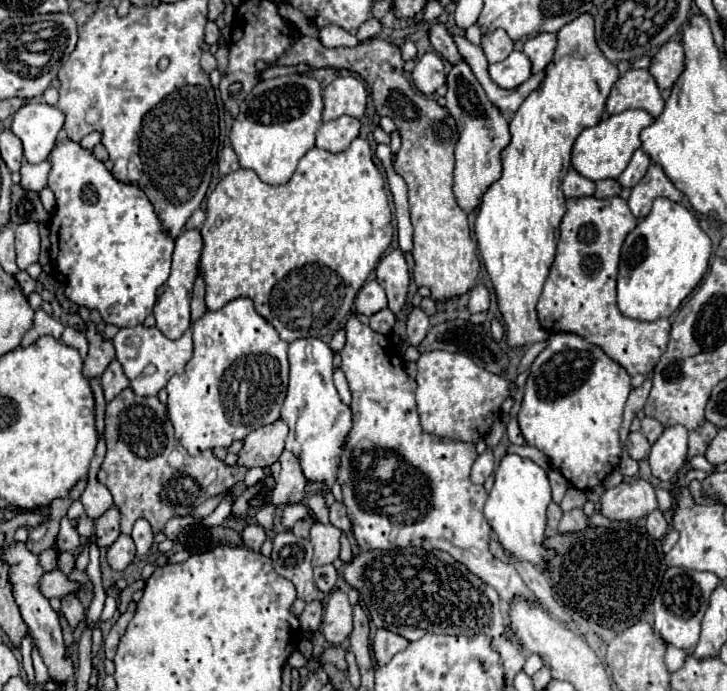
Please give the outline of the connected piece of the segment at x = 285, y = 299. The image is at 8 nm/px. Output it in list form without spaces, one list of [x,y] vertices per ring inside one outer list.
[[[362,138],[352,140],[348,150],[338,152],[338,154],[332,154],[332,152],[326,152],[326,150],[320,150],[320,148],[312,148],[300,160],[292,180],[288,184],[282,184],[282,186],[270,186],[270,184],[262,182],[254,170],[240,168],[236,172],[230,172],[228,176],[224,176],[218,182],[218,186],[214,188],[214,192],[208,198],[206,222],[200,228],[200,234],[202,234],[202,240],[204,240],[200,266],[202,266],[202,274],[204,274],[204,282],[206,282],[206,306],[208,306],[208,310],[218,310],[226,302],[230,302],[234,298],[240,298],[240,296],[246,296],[254,302],[256,312],[262,318],[266,318],[278,330],[278,334],[284,342],[294,342],[298,338],[326,338],[326,336],[332,336],[348,320],[346,316],[354,306],[354,298],[356,298],[360,286],[370,276],[370,272],[376,268],[378,260],[384,256],[386,248],[390,246],[392,232],[394,232],[394,228],[392,228],[392,210],[390,210],[388,200],[386,200],[384,178],[382,178],[380,170],[376,168],[376,164],[372,162],[370,144]]]

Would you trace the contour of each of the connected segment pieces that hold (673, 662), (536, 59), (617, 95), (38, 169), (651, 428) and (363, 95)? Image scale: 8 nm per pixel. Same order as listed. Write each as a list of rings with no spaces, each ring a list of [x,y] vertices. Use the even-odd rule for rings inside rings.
[[[668,646],[666,656],[664,656],[664,662],[666,662],[668,670],[670,670],[670,672],[678,672],[678,670],[684,666],[688,654],[690,654],[688,650],[680,650],[680,648],[672,648],[672,646]]]
[[[542,32],[536,38],[524,42],[524,52],[532,60],[532,72],[542,72],[552,62],[556,42],[558,42],[556,34],[550,34],[550,32]]]
[[[630,68],[614,84],[614,88],[606,100],[606,112],[620,114],[630,108],[642,108],[642,110],[650,112],[654,118],[662,114],[664,100],[660,96],[660,90],[658,90],[656,80],[650,74],[650,70]]]
[[[24,160],[22,168],[20,168],[20,186],[24,190],[34,190],[34,192],[40,192],[44,186],[46,186],[46,180],[48,180],[48,172],[50,172],[50,162],[44,160],[40,164],[28,164]]]
[[[648,416],[642,418],[642,430],[640,430],[640,432],[650,440],[650,444],[658,440],[658,436],[662,434],[662,430],[664,430],[664,426],[662,426],[658,420],[648,418]]]
[[[336,78],[324,88],[322,120],[336,120],[340,116],[362,118],[368,102],[368,92],[356,78]]]

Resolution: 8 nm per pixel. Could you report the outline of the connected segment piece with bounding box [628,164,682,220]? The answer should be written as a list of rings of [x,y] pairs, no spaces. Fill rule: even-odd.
[[[652,164],[646,172],[646,176],[632,188],[632,194],[628,198],[628,206],[632,214],[642,220],[650,214],[652,202],[656,198],[670,198],[672,202],[682,200],[682,192],[670,182],[670,178],[664,174],[664,170],[658,164]]]

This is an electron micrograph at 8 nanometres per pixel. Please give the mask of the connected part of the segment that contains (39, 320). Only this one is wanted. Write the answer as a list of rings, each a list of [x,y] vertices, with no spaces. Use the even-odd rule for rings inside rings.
[[[38,308],[32,328],[22,336],[22,346],[30,346],[36,338],[40,338],[44,334],[52,334],[58,340],[62,336],[62,332],[64,332],[64,326],[58,320],[54,320],[52,316],[48,316],[42,308]]]

